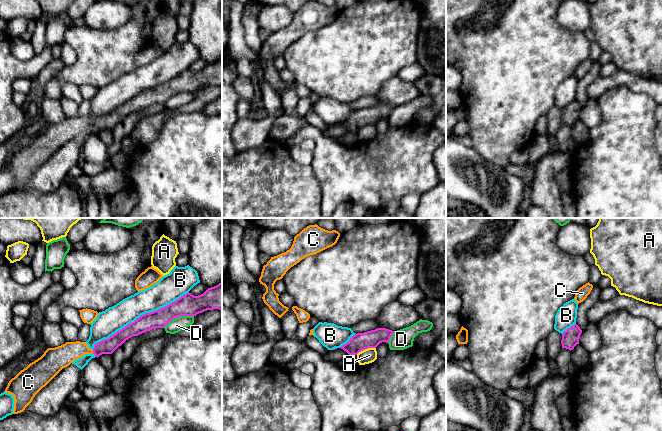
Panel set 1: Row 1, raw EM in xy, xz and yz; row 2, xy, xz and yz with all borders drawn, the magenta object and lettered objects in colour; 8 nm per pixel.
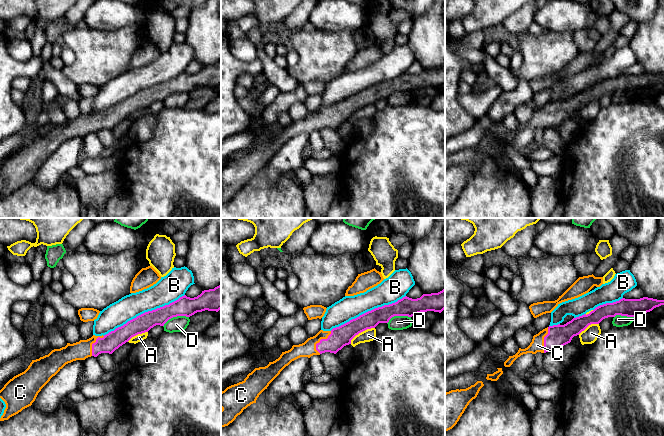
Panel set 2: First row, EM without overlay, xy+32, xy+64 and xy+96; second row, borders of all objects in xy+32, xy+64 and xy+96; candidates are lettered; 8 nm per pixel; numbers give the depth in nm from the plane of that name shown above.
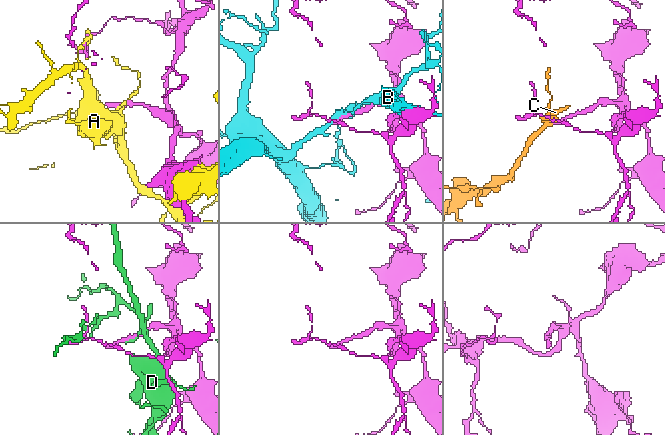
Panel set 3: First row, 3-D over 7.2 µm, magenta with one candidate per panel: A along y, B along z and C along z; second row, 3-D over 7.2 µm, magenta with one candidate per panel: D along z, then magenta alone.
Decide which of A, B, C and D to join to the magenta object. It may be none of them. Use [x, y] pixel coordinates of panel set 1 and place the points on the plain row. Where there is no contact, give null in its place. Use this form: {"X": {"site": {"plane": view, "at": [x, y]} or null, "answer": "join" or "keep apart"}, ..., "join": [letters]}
{"A": {"site": {"plane": "xz", "at": [365, 124]}, "answer": "keep apart"}, "B": {"site": {"plane": "xy", "at": [140, 92]}, "answer": "keep apart"}, "C": {"site": {"plane": "xy", "at": [93, 128]}, "answer": "join"}, "D": {"site": {"plane": "xy", "at": [178, 92]}, "answer": "keep apart"}, "join": ["C"]}

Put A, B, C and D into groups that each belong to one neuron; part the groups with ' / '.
A / B / C / D

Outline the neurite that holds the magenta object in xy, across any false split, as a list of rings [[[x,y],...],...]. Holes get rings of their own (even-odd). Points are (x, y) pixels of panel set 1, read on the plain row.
[[[222,58],[208,64],[203,70],[194,72],[186,69],[171,80],[156,87],[145,89],[108,115],[104,115],[90,125],[86,118],[66,118],[48,124],[44,130],[30,139],[12,154],[5,167],[14,173],[13,190],[21,189],[32,178],[35,171],[45,163],[63,144],[85,130],[112,130],[126,116],[154,104],[165,104],[180,92],[196,92],[207,86],[222,86]]]

